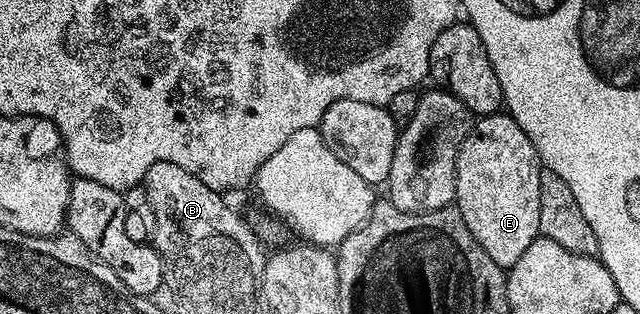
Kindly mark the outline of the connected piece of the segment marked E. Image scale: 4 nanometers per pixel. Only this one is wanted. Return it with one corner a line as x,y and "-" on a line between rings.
507,112
487,114
474,121
473,129
466,134
457,149
457,197
455,208
463,216
471,236
502,268
511,268
531,248
541,234
540,178
543,167
537,149
531,144
527,132

